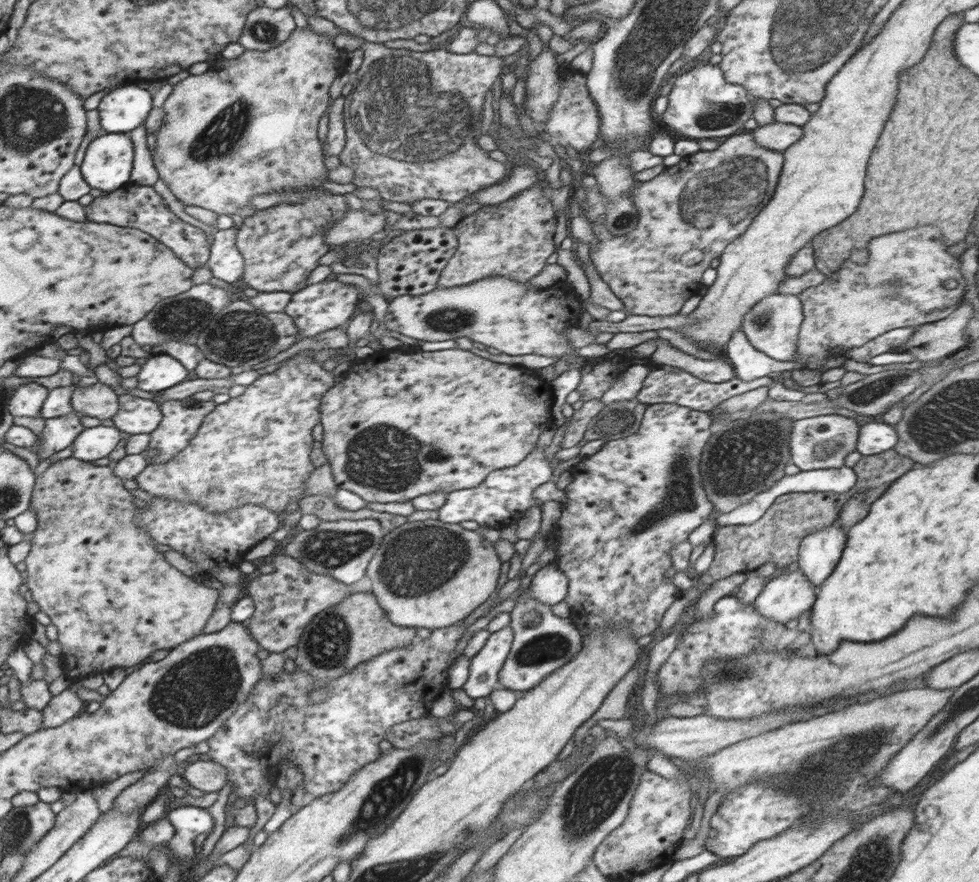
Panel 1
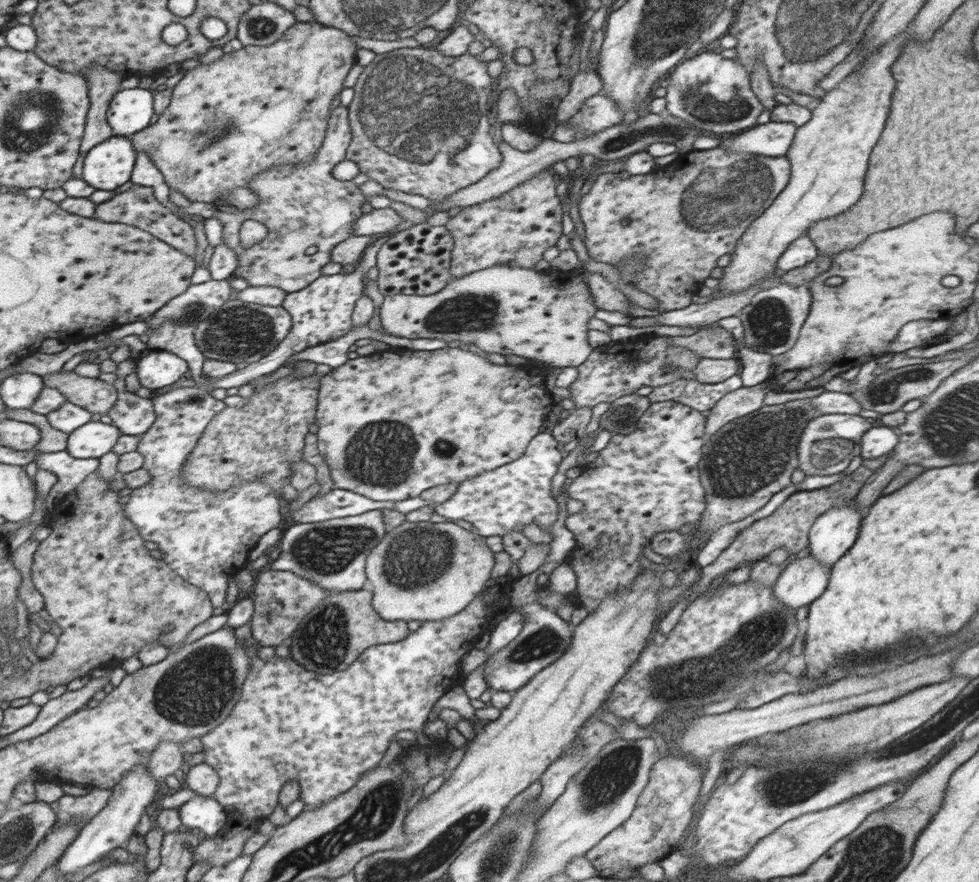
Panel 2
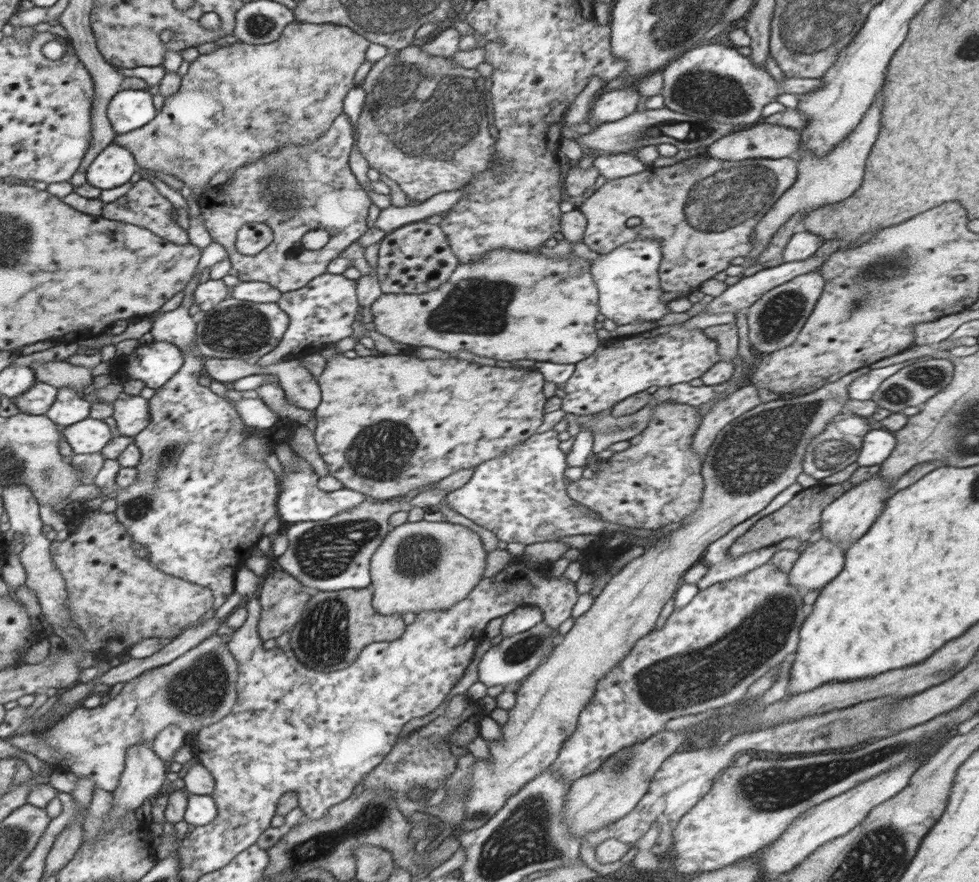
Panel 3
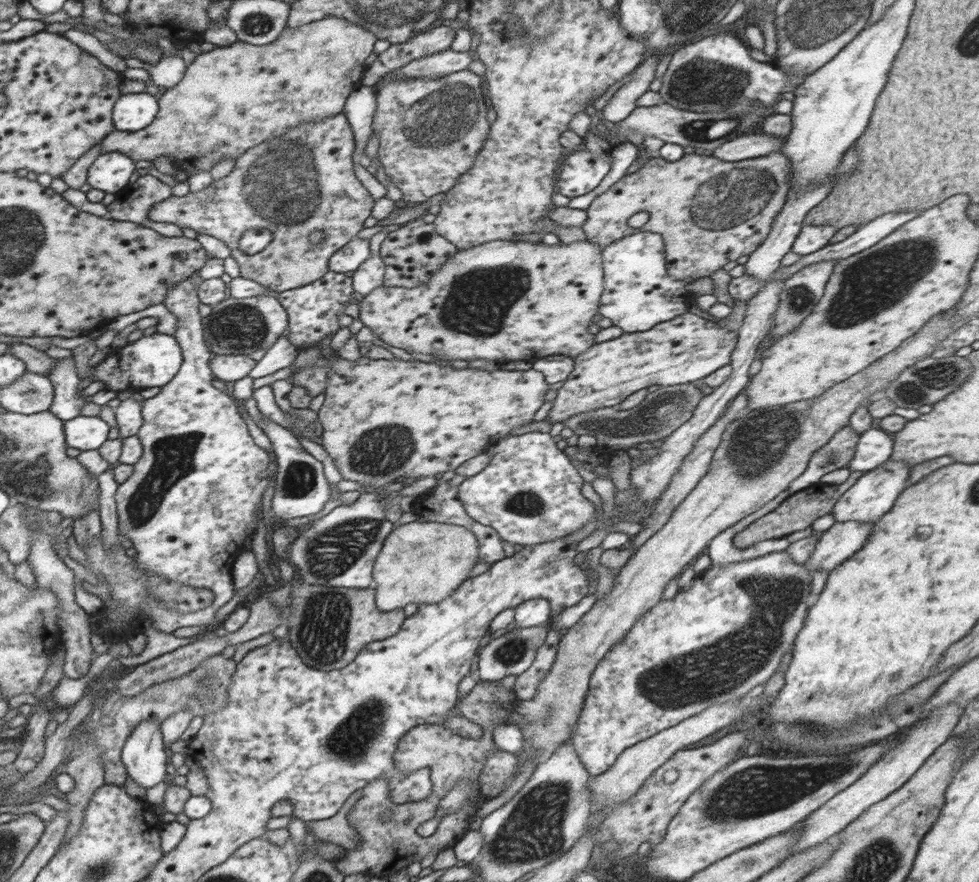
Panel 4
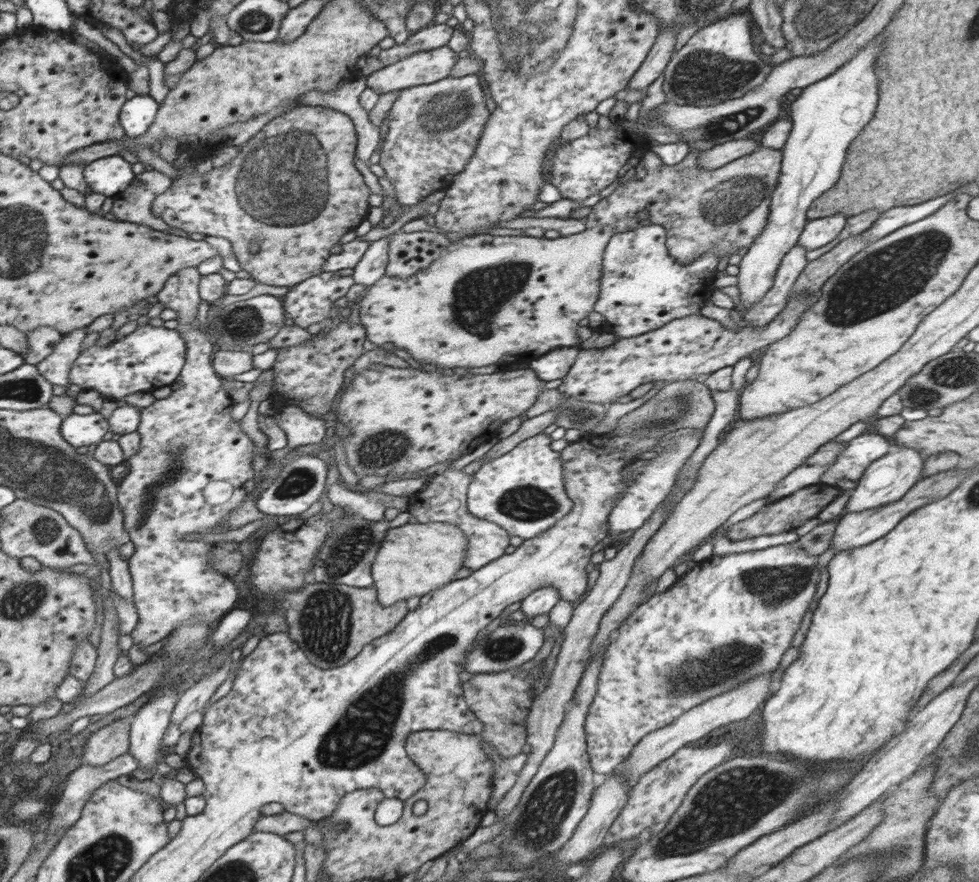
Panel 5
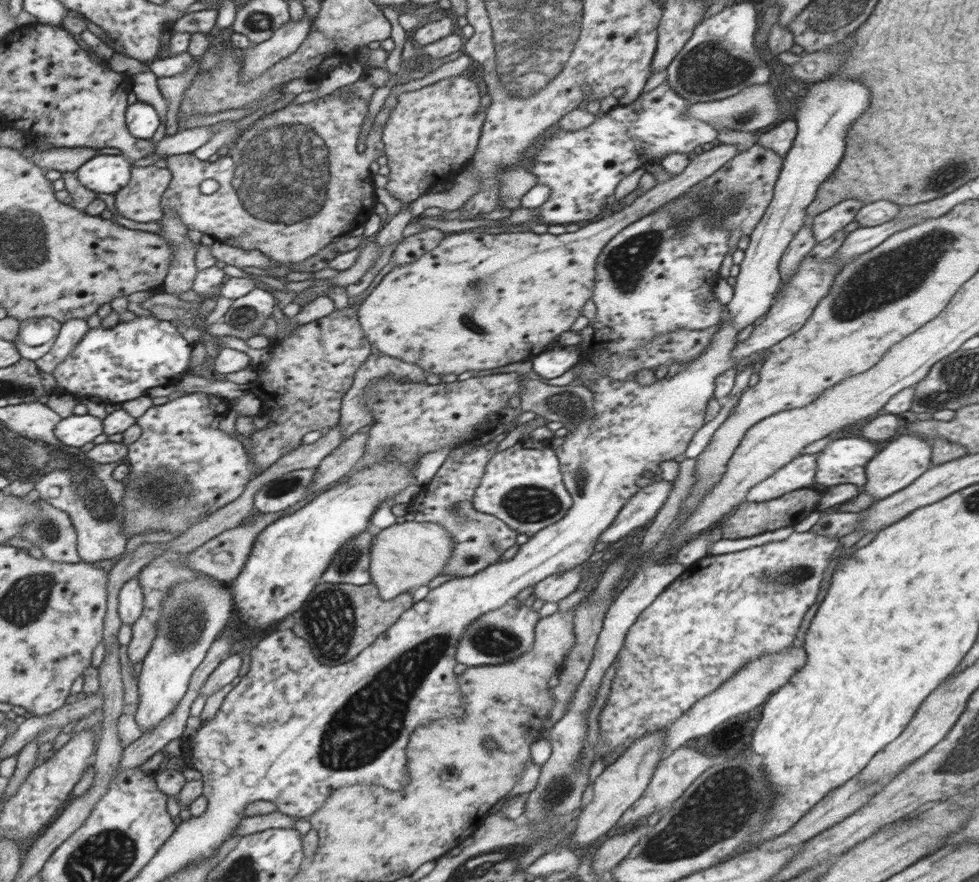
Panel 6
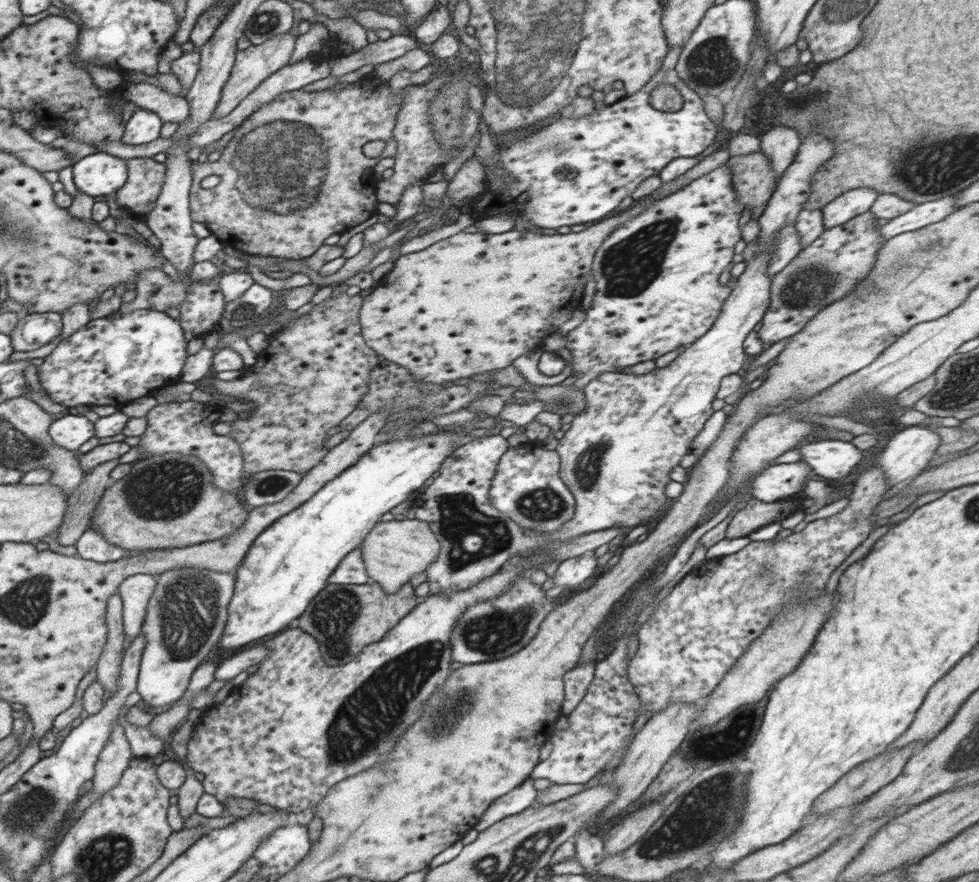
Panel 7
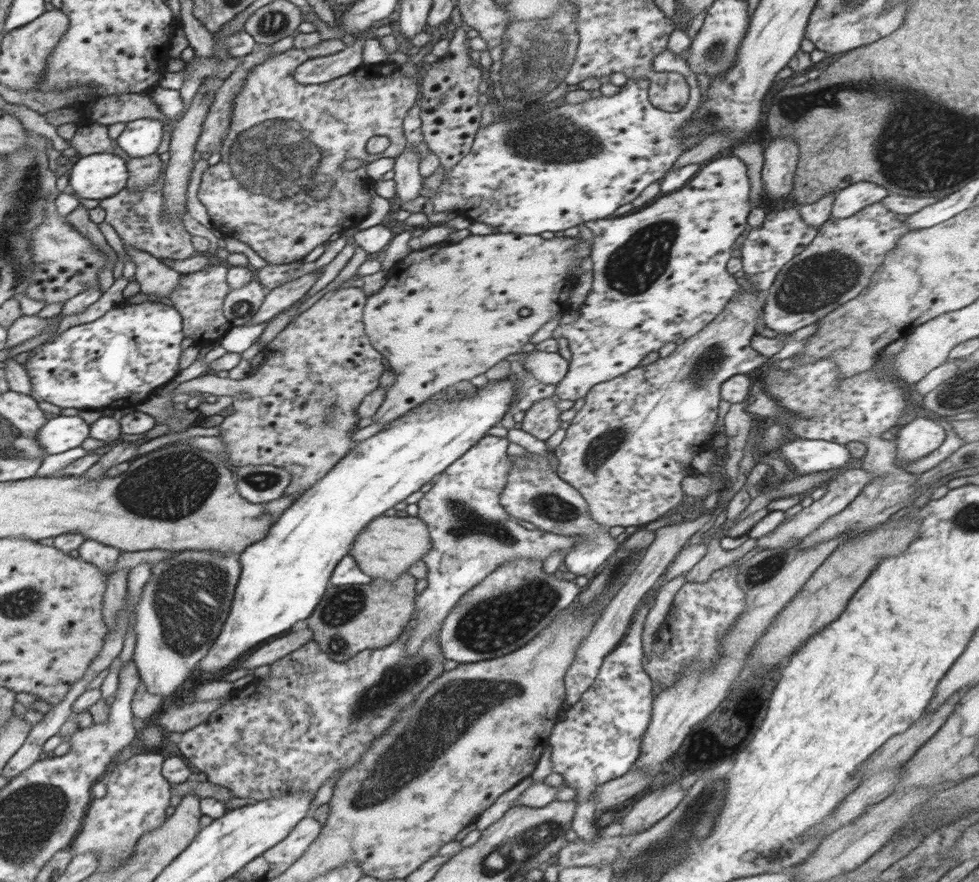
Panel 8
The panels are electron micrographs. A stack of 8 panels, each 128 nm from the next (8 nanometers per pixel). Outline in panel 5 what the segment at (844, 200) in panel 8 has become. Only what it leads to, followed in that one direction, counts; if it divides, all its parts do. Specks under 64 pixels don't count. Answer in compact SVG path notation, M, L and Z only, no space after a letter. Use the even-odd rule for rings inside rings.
M836 213L832 216L809 220L805 223L797 244L808 251L820 248L832 242L842 232L846 220L844 213Z

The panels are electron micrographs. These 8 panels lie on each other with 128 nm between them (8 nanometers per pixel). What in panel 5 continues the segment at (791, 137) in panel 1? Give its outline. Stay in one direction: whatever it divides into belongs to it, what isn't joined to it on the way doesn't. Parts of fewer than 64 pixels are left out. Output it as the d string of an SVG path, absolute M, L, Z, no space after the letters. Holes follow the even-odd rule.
M735 139L721 144L714 144L709 150L700 151L699 164L704 170L716 170L723 167L724 164L736 160L756 149L758 145L755 140Z

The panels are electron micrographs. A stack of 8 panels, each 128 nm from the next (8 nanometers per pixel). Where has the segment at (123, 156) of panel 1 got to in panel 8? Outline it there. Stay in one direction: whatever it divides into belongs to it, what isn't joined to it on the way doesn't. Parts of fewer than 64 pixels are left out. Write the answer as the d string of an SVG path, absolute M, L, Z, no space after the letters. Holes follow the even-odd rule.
M114 153L80 157L69 174L69 191L80 199L102 201L124 190L128 171L126 162Z

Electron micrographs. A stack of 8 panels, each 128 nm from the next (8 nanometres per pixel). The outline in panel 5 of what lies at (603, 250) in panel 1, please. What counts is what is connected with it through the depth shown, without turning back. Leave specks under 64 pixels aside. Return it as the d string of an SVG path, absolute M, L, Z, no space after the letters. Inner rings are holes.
M758 146L754 151L750 153L746 153L746 155L737 158L736 160L732 160L728 162L728 164L724 164L723 167L716 168L716 170L704 170L702 166L699 164L699 150L692 150L692 152L688 152L686 158L679 162L678 164L674 165L667 165L662 163L660 157L654 153L652 150L645 150L643 151L643 156L639 157L642 161L642 168L646 170L647 174L642 180L634 179L625 181L622 180L620 186L616 189L613 194L610 194L608 198L602 198L598 201L594 206L592 206L591 214L589 214L586 218L584 218L584 223L586 228L592 228L596 226L604 226L604 225L612 225L616 227L616 233L622 233L629 230L634 230L636 227L640 225L647 225L647 224L659 224L665 228L667 232L667 238L670 242L667 242L668 253L676 259L676 263L690 263L690 261L694 261L694 259L698 259L702 253L708 253L708 251L714 251L714 253L718 253L718 256L721 258L723 256L728 256L729 258L732 254L736 254L739 248L748 248L754 239L762 233L762 229L766 227L766 223L768 223L768 215L770 214L770 201L771 201L771 194L773 190L777 186L778 177L780 176L781 171L781 164L782 164L782 156L783 152L781 150L774 150L773 148L768 148L765 146ZM641 210L648 210L648 219L644 219L644 221L640 221L640 219L636 218L636 214Z

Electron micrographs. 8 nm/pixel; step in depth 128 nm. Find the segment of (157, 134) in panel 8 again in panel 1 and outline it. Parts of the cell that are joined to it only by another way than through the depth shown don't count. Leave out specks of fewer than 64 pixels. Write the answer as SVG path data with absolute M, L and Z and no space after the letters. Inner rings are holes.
M137 85L120 86L100 100L97 110L102 130L128 134L140 124L146 124L152 110L152 96L150 90Z

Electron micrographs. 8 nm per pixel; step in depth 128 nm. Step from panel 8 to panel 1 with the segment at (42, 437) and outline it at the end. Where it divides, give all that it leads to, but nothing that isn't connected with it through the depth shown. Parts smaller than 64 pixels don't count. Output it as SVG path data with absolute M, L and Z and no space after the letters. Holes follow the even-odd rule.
M115 426L85 428L72 441L72 457L88 463L106 458L123 438L124 433Z

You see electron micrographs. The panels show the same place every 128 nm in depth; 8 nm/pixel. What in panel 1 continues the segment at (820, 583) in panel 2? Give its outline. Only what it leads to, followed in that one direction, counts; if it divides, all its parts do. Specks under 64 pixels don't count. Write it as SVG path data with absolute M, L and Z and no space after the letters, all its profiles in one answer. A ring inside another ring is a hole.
M792 570L792 572L782 574L765 584L762 593L754 600L755 608L764 617L785 624L793 618L799 618L806 610L812 609L817 600L818 590L815 584L800 570Z

